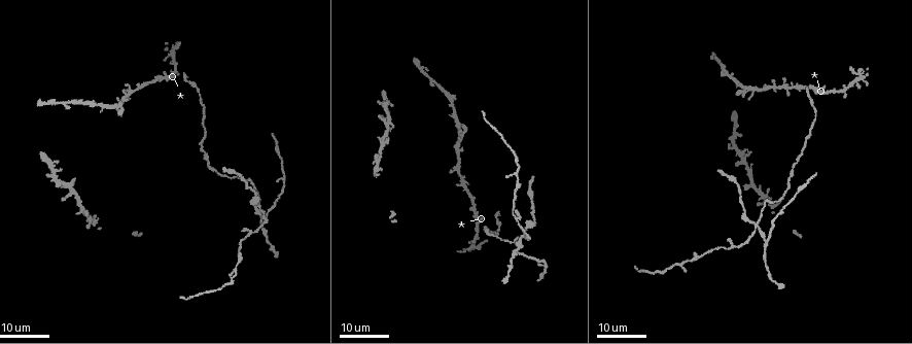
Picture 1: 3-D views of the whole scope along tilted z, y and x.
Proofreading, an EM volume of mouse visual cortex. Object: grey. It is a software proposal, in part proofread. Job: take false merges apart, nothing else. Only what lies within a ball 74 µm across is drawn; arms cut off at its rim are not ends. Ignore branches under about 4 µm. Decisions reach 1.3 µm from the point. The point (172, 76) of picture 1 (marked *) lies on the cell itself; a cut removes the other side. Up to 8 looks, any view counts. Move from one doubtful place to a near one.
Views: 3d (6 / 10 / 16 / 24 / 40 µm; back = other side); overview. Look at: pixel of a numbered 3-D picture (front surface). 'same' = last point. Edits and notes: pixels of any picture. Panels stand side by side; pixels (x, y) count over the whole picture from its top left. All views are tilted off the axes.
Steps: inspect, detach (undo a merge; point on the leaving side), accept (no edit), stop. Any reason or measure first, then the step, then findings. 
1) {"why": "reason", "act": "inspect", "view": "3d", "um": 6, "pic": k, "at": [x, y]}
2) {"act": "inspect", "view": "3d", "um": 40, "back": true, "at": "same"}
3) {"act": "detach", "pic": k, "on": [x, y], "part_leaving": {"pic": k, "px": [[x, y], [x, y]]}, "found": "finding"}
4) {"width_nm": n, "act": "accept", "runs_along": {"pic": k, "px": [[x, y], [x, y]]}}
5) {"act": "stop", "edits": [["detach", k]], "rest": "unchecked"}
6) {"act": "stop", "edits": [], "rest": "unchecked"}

{"why": "four arms meet", "act": "inspect", "view": "3d", "um": 16, "pic": 1, "at": [175, 50]}

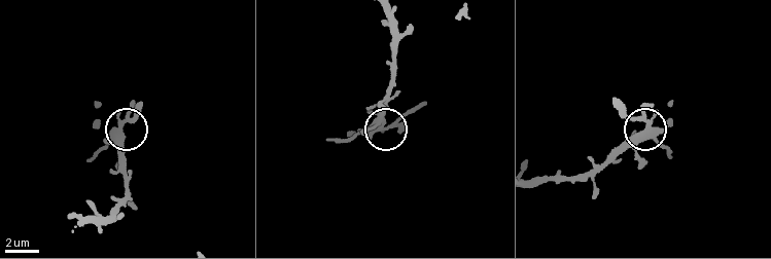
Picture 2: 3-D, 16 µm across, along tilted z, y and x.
{"why": "zoom in", "act": "inspect", "view": "3d", "um": 6, "pic": 2, "at": [121, 125]}

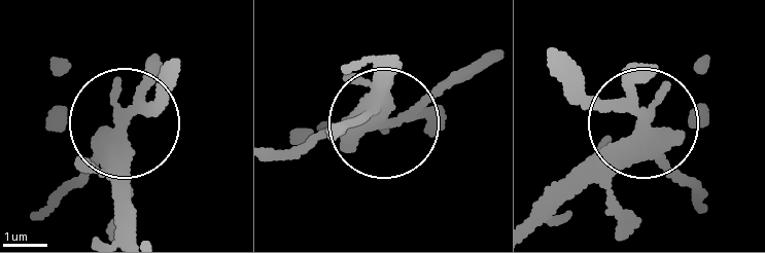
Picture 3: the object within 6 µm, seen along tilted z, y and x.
{"act": "accept", "runs_along": {"pic": 3, "px": [[394, 71], [391, 116], [482, 57]]}, "found": "all the same cell"}

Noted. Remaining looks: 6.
{"act": "inspect", "view": "3d", "um": 16, "pic": 1, "at": [515, 188]}

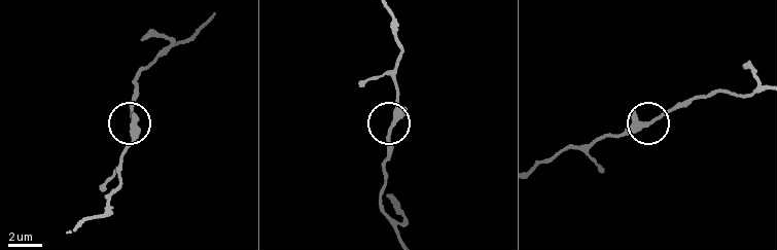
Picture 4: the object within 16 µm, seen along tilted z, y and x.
{"why": "closer look", "act": "inspect", "view": "3d", "um": 6, "pic": 4, "at": [392, 124]}

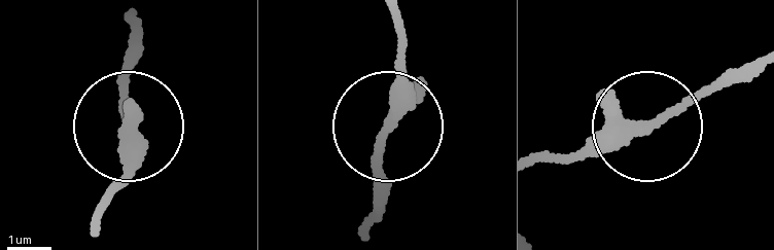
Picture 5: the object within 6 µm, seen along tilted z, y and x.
{"arms": 3, "act": "accept", "runs_along": {"pic": 5, "px": [[758, 62], [648, 126], [556, 161]]}, "found": "all the same cell"}

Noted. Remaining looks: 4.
{"why": "four or more arms meet", "act": "inspect", "view": "3d", "um": 24, "pic": 1, "at": [756, 225]}

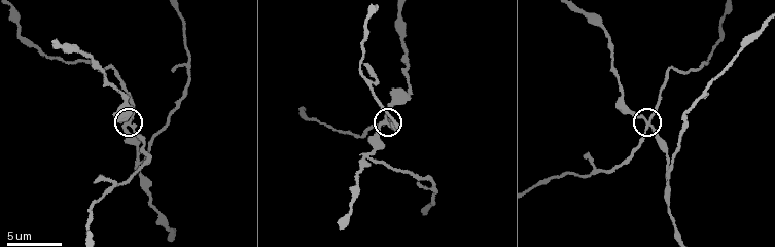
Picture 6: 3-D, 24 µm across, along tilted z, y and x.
{"why": "zoom in", "act": "inspect", "view": "3d", "um": 10, "pic": 6, "at": [647, 123]}

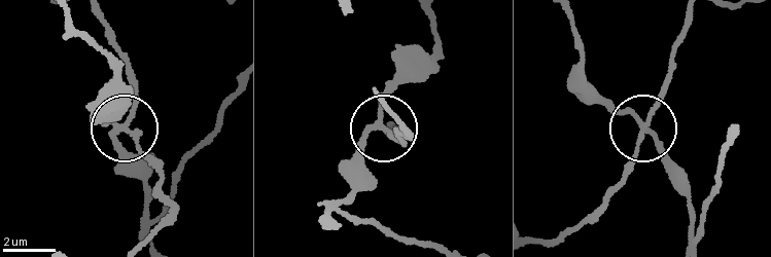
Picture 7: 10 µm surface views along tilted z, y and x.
{"width_nm": 190, "act": "detach", "pic": 7, "on": [395, 88], "part_leaving": {"pic": 7, "px": [[643, 126], [684, 193], [695, 233], [729, 131]]}, "found": "two cells meet here"}

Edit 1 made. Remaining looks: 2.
{"why": "three-way junction", "act": "inspect", "view": "3d", "um": 24, "pic": 1, "at": [431, 81]}

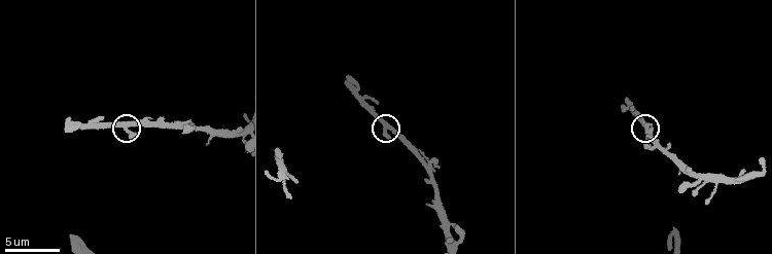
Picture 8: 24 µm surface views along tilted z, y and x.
{"act": "inspect", "view": "3d", "um": 6, "pic": 8, "at": [385, 130]}

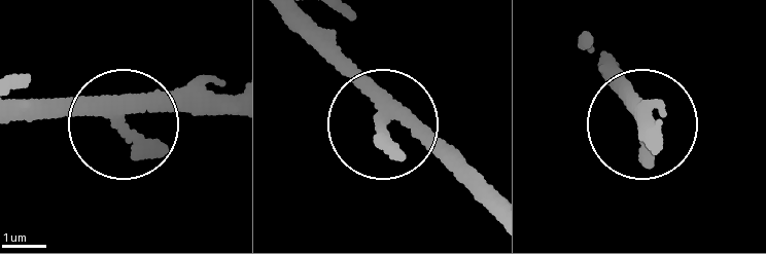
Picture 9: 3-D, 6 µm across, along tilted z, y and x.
{"arms": 3, "act": "accept", "runs_along": {"pic": 9, "px": [[660, 143], [608, 80]]}, "found": "continuous, no second cell"}

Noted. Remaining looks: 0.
{"act": "stop", "edits": [["detach", 7]], "rest": "unchecked"}

